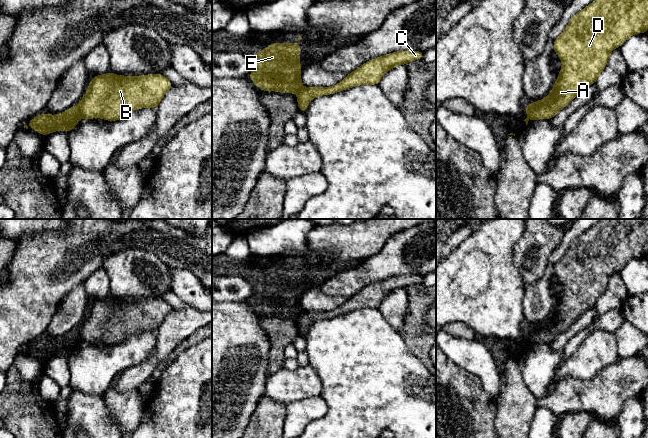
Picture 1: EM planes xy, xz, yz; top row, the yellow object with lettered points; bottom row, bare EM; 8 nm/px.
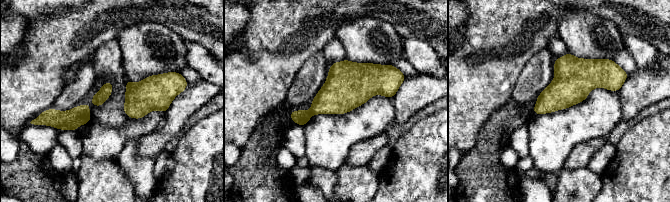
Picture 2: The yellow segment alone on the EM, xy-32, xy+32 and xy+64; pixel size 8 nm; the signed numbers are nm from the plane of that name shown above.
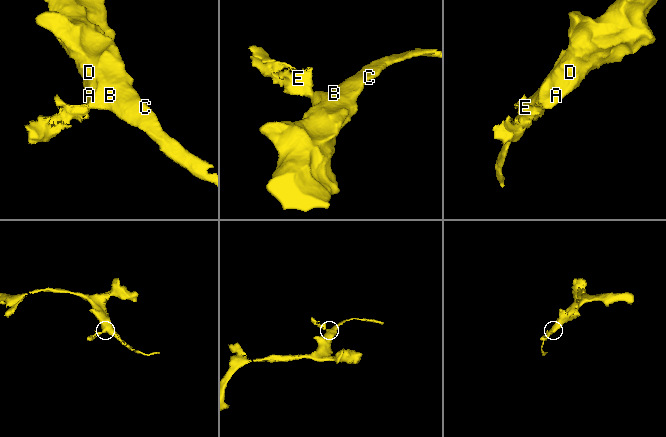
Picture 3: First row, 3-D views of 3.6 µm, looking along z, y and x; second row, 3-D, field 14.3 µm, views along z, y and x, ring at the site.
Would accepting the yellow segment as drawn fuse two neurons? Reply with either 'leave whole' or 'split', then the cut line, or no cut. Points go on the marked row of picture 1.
split; cut in xy along (75, 107), (79, 117)

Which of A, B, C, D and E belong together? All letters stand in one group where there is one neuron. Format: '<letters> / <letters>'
A B C D / E

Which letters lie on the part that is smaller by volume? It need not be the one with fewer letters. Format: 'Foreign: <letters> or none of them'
Foreign: E

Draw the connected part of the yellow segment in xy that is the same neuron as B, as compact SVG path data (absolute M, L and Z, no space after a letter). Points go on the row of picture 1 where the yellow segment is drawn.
M162 74L96 75L76 106L79 118L121 119L137 108L157 108L173 84Z

